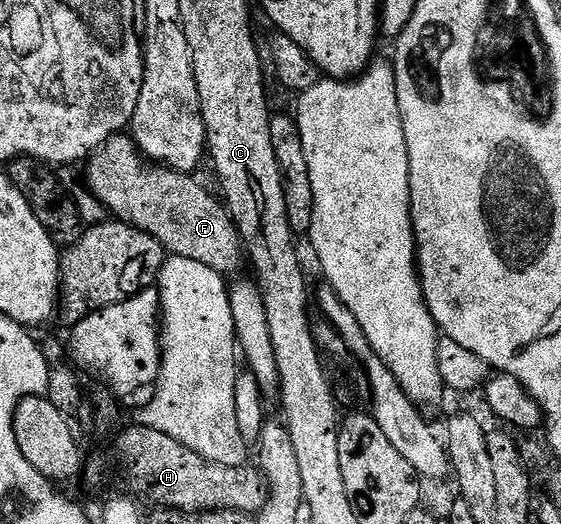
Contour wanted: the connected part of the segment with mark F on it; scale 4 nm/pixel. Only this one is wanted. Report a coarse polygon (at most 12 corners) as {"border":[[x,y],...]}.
{"border":[[134,137],[91,154],[86,188],[168,254],[245,265],[226,204],[146,160]]}

